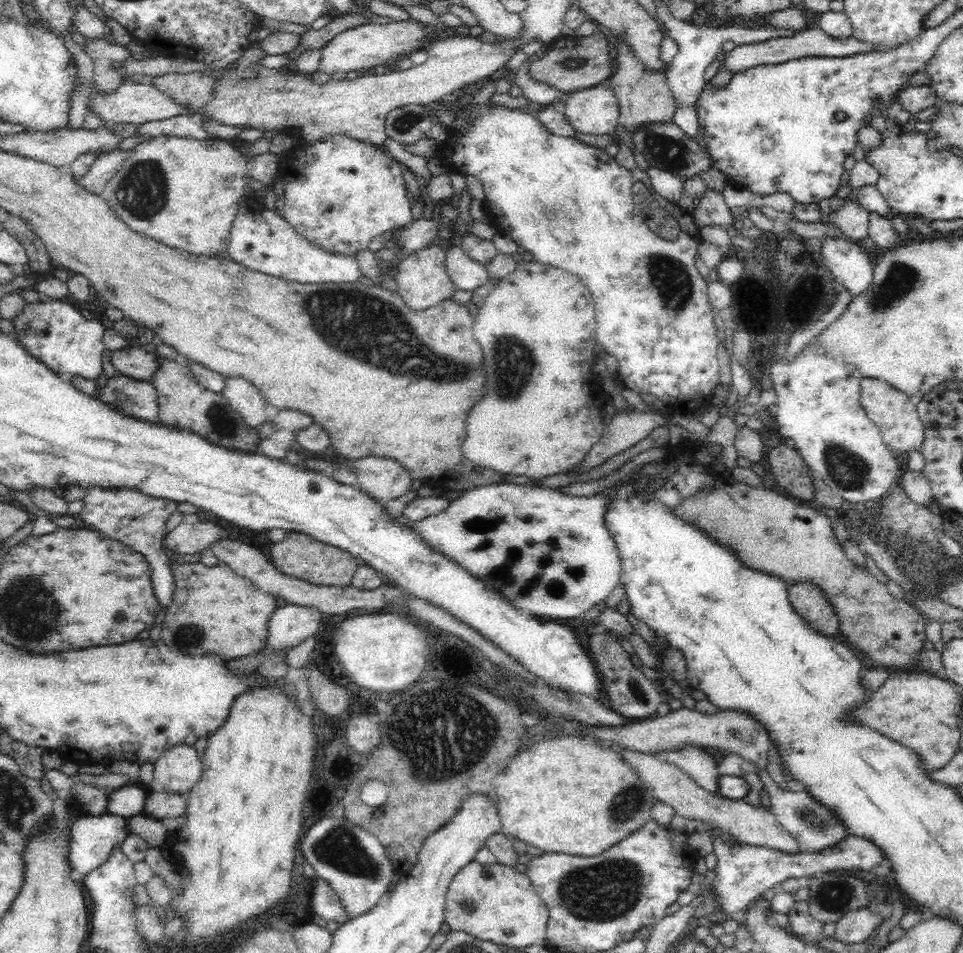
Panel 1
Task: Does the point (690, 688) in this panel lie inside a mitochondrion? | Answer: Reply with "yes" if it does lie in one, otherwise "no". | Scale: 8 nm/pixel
no

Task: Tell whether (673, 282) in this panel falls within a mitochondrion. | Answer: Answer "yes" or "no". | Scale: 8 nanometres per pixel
yes

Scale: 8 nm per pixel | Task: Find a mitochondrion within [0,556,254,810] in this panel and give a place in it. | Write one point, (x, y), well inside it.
(34, 610)

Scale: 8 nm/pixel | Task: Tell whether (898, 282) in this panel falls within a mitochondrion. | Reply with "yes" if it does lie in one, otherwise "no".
yes

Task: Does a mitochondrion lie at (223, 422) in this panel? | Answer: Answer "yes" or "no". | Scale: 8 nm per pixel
yes

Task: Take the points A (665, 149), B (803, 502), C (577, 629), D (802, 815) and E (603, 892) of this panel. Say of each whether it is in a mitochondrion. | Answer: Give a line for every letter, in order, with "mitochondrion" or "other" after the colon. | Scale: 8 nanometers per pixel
A: mitochondrion
B: other
C: other
D: mitochondrion
E: mitochondrion

